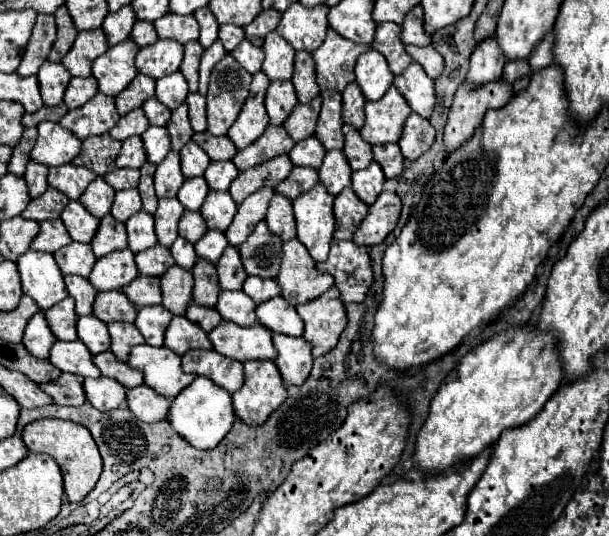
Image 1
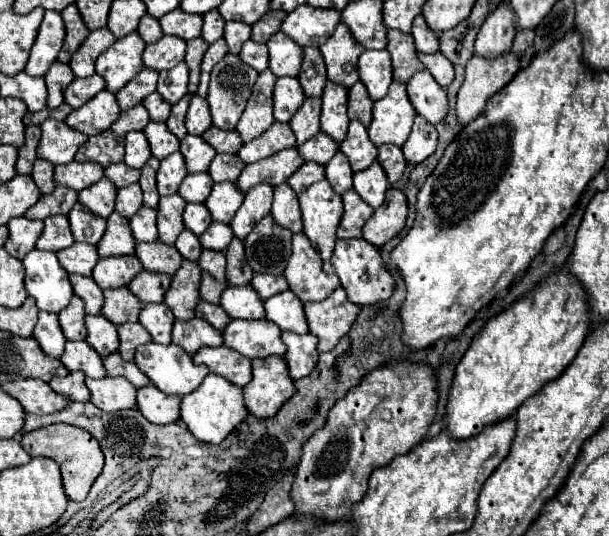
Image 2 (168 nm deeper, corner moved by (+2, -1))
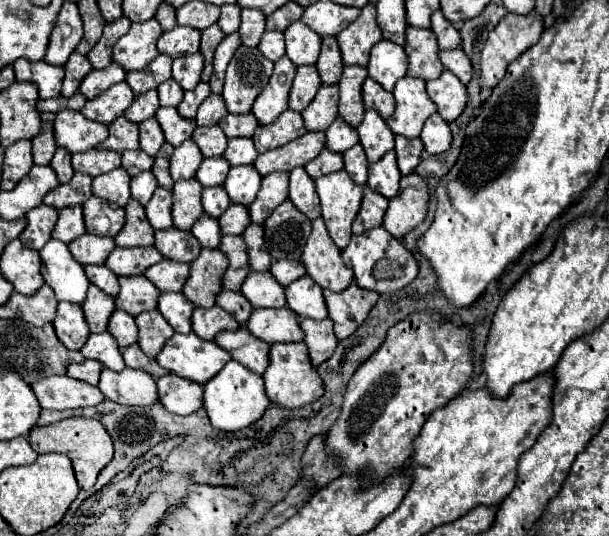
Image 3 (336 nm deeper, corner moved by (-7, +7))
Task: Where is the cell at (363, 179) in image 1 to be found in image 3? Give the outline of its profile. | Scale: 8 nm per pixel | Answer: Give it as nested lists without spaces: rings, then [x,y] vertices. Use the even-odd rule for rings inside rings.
[[[388,151],[380,161],[370,165],[370,175],[368,175],[368,187],[386,199],[392,199],[398,193],[398,183],[400,183],[400,171],[396,165],[396,153]]]

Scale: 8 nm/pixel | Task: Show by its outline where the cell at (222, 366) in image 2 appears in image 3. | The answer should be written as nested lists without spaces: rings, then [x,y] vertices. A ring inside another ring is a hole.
[[[238,327],[236,331],[222,331],[214,341],[220,347],[228,349],[232,359],[240,361],[244,367],[258,375],[262,375],[270,363],[270,345],[262,339],[256,339],[252,333],[248,333],[246,327]]]

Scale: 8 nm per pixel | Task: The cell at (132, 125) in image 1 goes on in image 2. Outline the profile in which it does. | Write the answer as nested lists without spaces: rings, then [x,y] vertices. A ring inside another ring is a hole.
[[[135,105],[121,113],[121,117],[113,123],[111,131],[115,135],[127,135],[129,131],[143,131],[147,123],[149,123],[147,109],[143,105]]]

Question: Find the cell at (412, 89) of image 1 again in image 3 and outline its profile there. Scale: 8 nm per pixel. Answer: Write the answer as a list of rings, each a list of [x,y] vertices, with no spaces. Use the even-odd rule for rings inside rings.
[[[444,69],[438,79],[426,83],[426,89],[444,121],[450,123],[462,115],[468,103],[468,93],[454,73],[448,73],[448,69]]]

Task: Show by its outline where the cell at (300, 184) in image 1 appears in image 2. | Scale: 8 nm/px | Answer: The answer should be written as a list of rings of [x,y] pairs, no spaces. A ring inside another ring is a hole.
[[[303,163],[289,179],[289,187],[299,195],[301,191],[305,191],[309,185],[317,183],[325,179],[325,167],[323,165],[317,165],[317,163]]]

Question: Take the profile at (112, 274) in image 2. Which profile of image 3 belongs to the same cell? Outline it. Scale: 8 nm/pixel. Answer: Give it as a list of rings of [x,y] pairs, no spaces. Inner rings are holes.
[[[116,247],[106,259],[106,267],[116,271],[116,275],[140,275],[148,267],[160,263],[162,259],[164,255],[160,255],[156,247],[134,247],[134,249]]]

